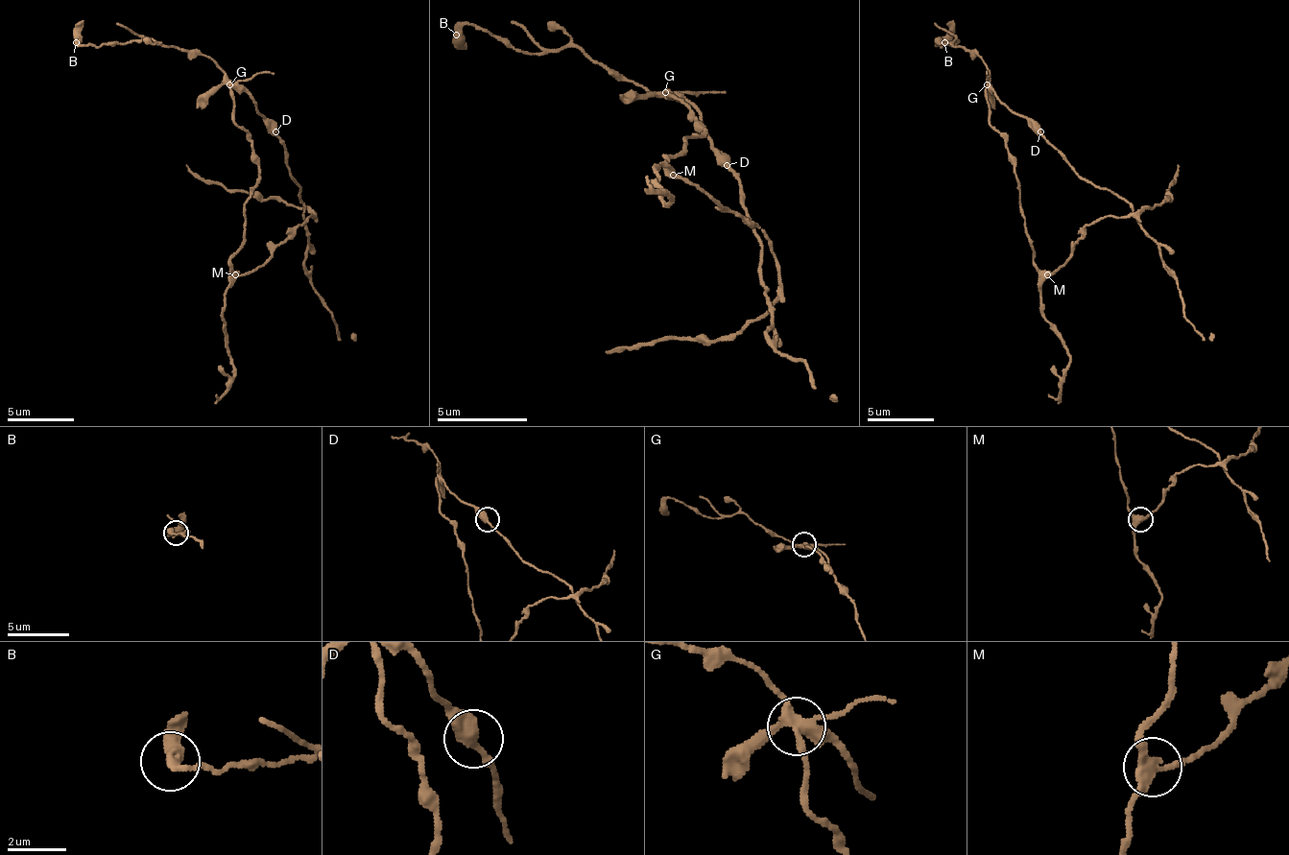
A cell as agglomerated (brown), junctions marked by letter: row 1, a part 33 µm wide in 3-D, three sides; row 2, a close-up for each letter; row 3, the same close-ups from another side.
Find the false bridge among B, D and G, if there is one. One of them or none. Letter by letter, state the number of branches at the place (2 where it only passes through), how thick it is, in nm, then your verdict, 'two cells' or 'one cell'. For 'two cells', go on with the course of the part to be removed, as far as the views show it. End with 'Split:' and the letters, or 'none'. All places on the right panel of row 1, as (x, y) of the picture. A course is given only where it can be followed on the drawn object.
B: 2 | 420 nm | one cell
D: 2 | 420 nm | one cell
G: 5 | 340 nm | two cells | (988, 85), (988, 119), (1004, 138), (1024, 231), (1047, 274), (1090, 222), (1140, 215), (1170, 199), (1177, 165)
Split: G

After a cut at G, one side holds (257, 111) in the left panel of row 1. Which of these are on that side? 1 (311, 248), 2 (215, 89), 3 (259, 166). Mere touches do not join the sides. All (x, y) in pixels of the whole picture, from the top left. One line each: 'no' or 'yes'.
1: yes
2: no
3: no

